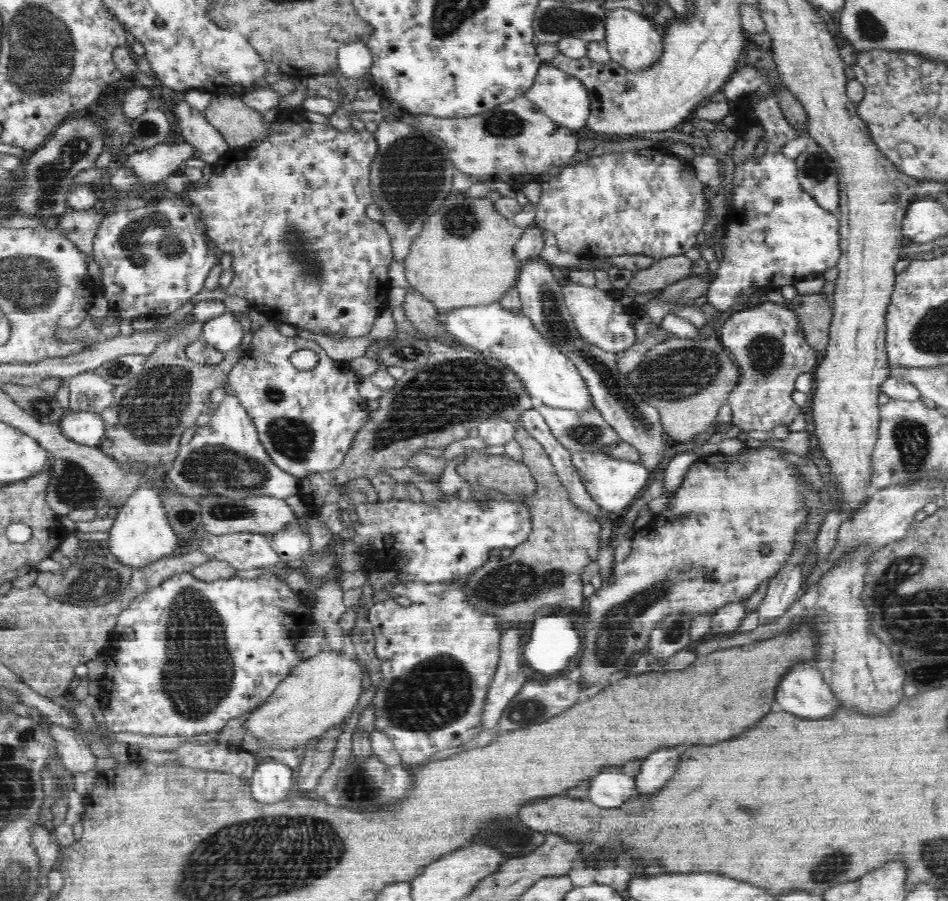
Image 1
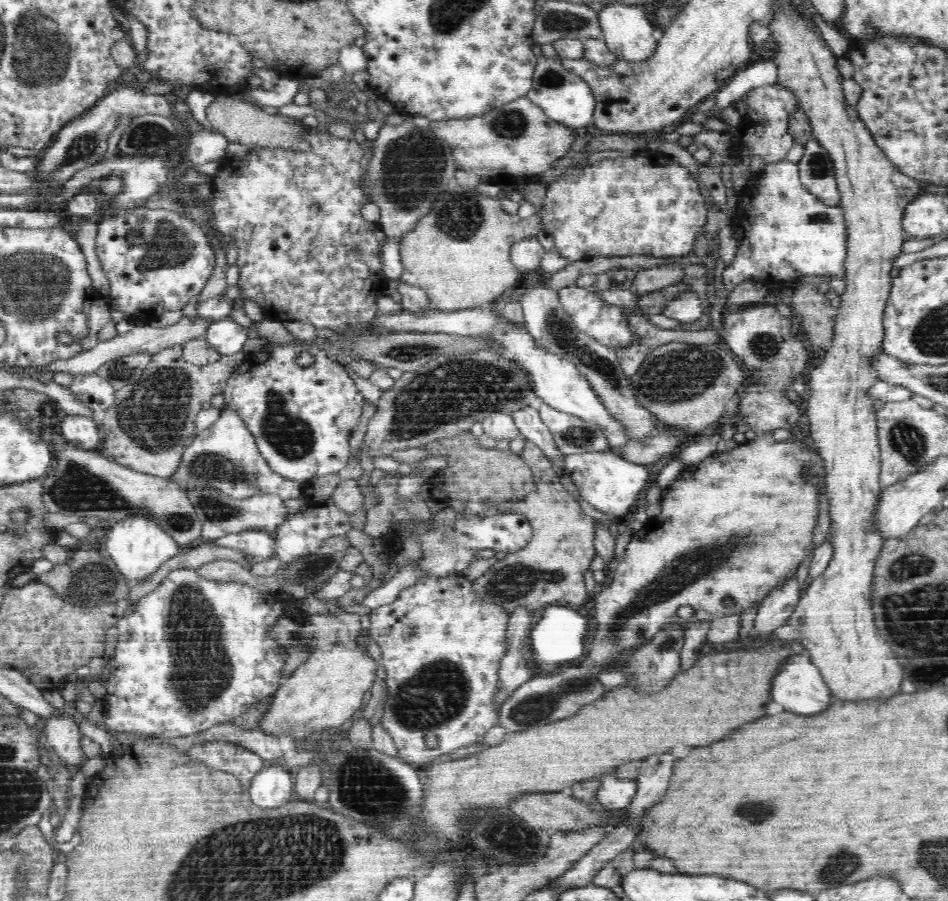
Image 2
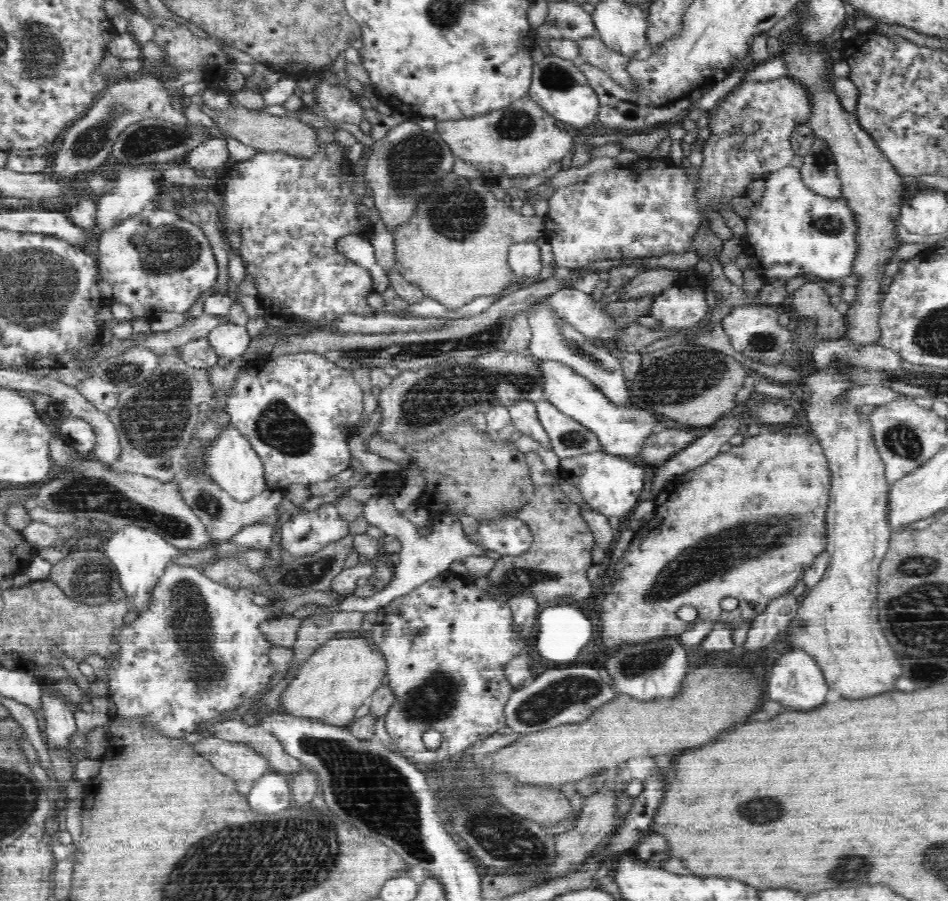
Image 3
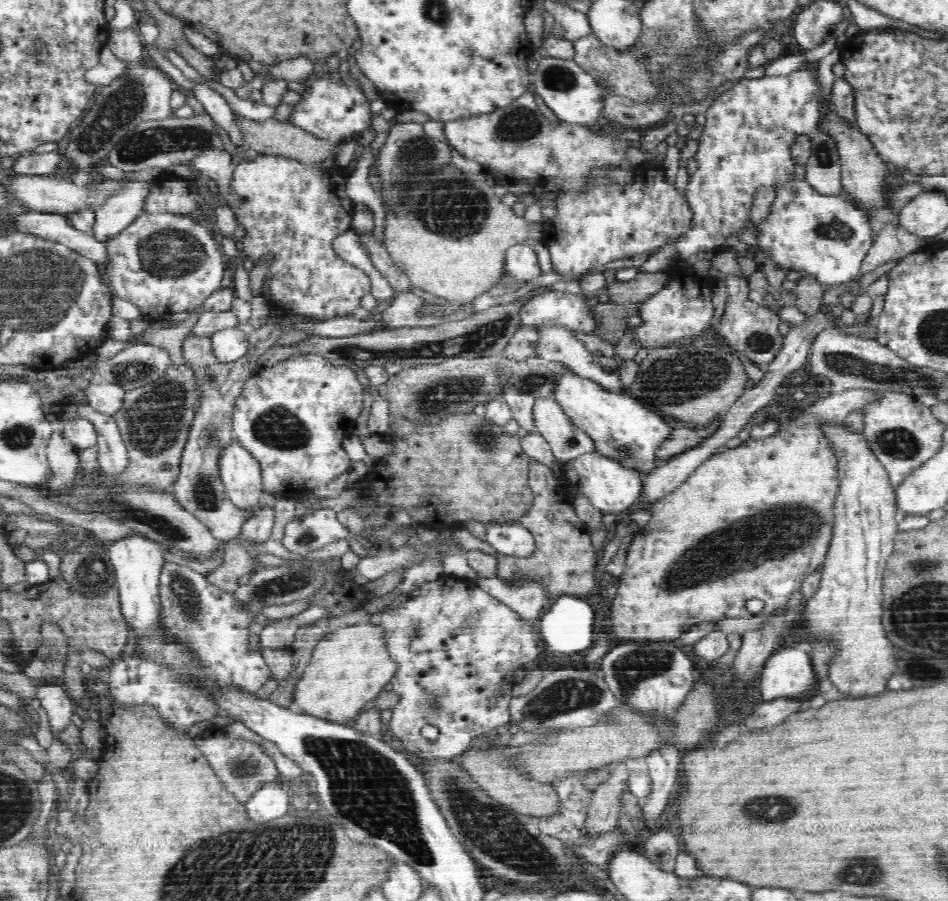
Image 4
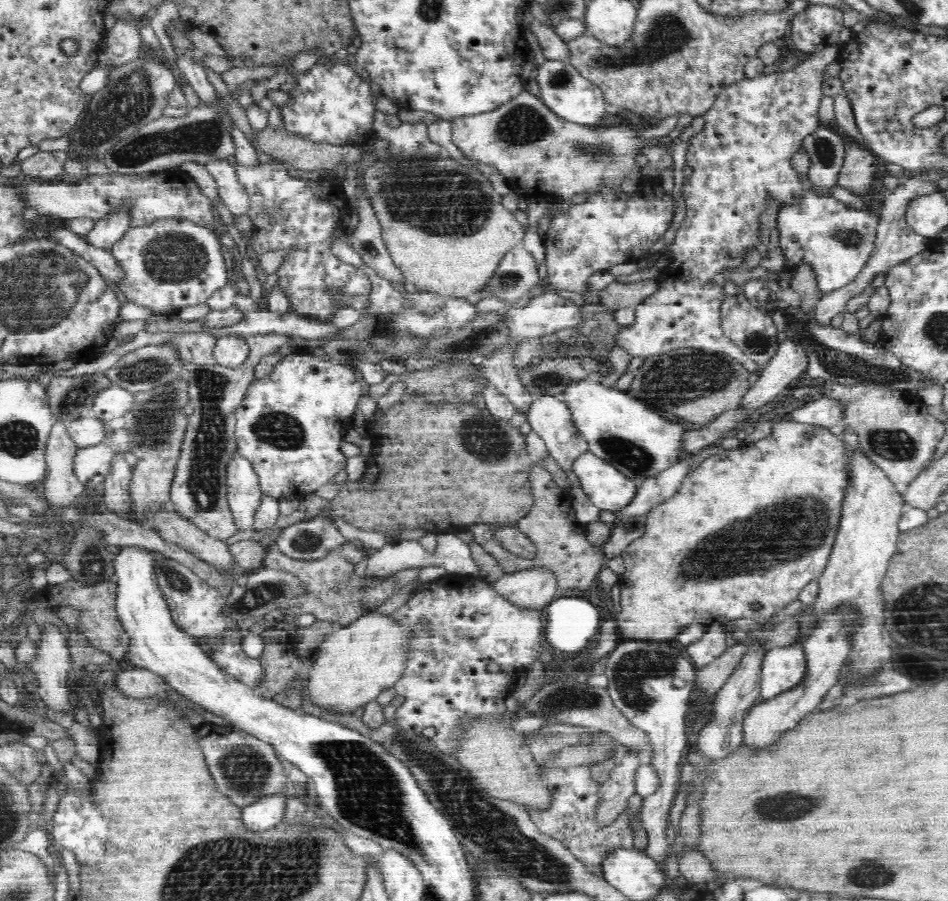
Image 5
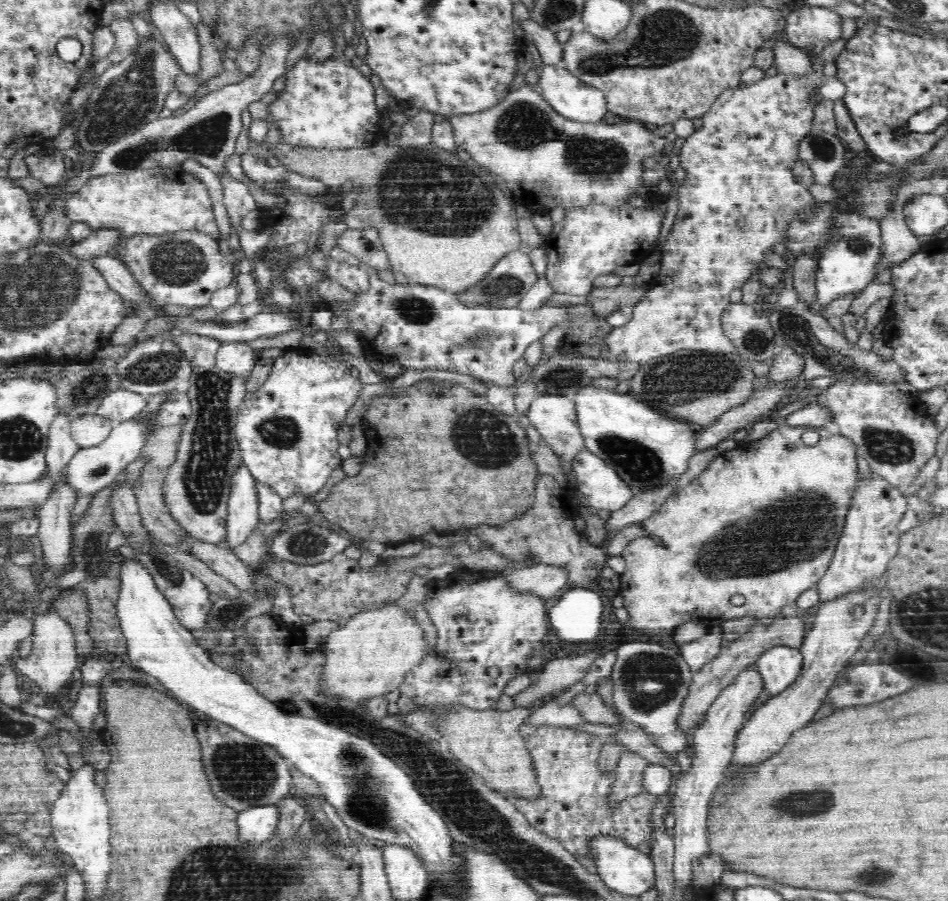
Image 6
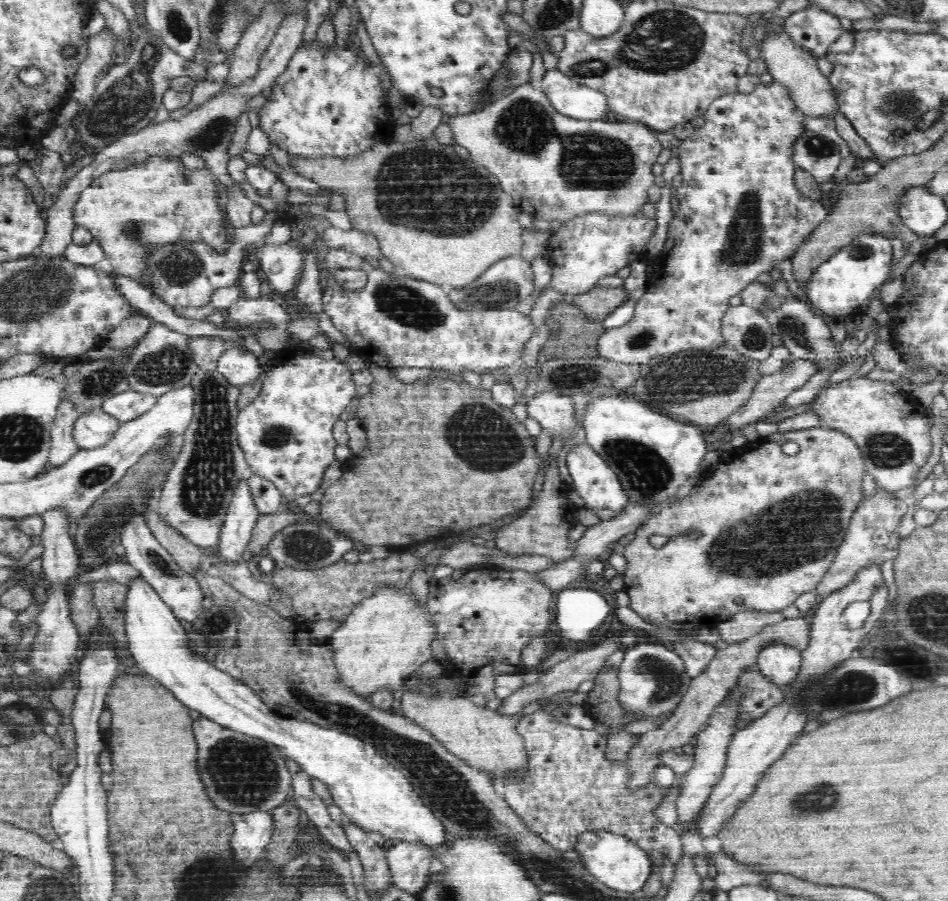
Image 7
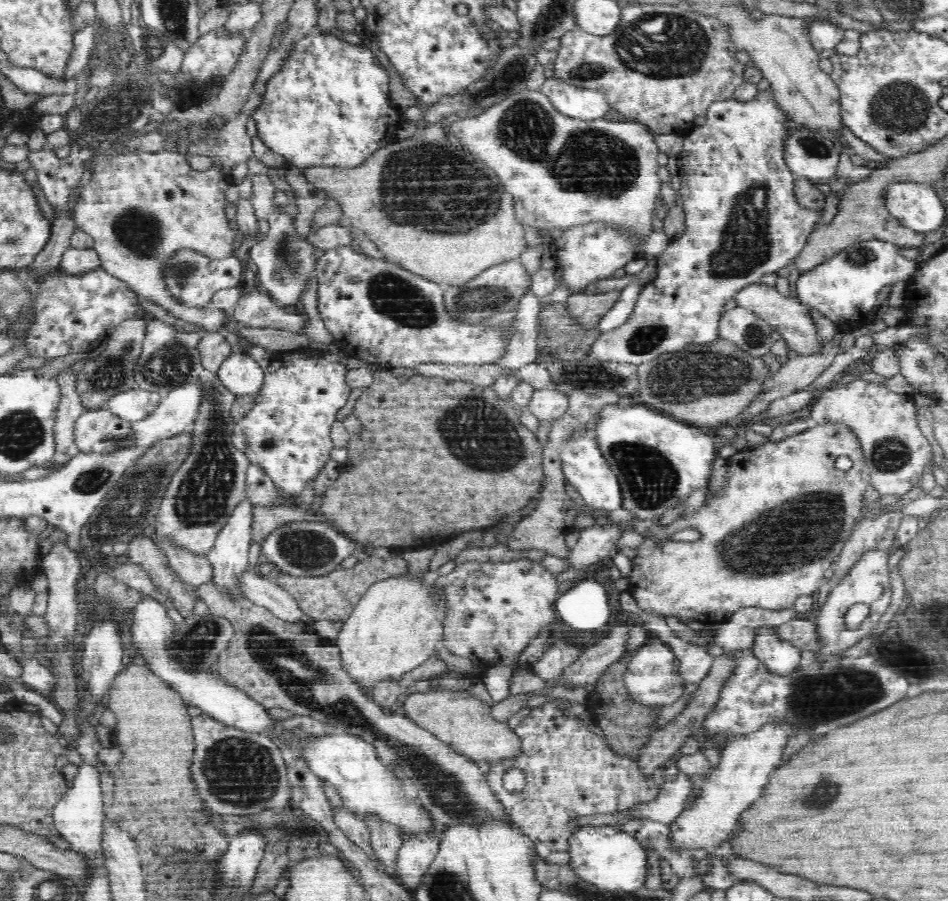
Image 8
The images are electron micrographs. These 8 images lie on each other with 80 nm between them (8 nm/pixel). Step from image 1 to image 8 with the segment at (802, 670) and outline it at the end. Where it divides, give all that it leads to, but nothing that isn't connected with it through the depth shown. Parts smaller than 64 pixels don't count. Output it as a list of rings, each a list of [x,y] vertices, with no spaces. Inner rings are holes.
[[[770,625],[758,629],[751,651],[772,675],[789,675],[803,663],[801,651],[778,637]]]

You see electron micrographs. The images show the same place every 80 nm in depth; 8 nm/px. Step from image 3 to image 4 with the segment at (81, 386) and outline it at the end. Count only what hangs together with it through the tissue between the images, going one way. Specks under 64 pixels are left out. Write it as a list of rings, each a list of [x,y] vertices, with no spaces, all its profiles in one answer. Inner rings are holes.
[[[97,379],[84,387],[88,404],[96,411],[114,416],[124,406],[127,391],[117,384],[101,382]]]

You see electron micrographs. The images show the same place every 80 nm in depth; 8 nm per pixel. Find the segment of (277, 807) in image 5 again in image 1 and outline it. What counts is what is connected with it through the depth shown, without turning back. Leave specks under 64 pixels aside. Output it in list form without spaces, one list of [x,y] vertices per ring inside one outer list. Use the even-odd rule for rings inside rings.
[[[275,759],[261,760],[248,780],[253,797],[262,804],[284,800],[295,790],[294,772]]]

